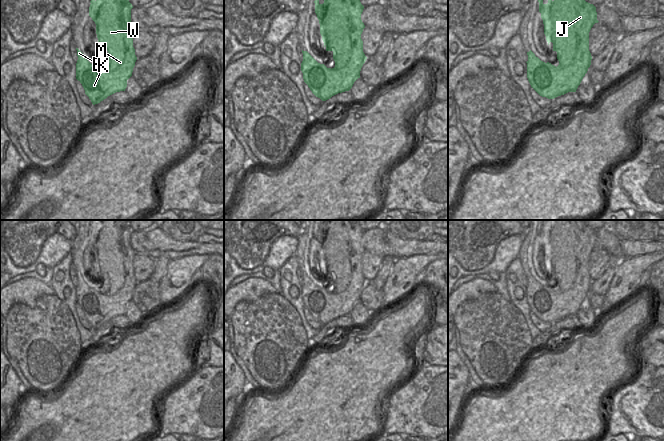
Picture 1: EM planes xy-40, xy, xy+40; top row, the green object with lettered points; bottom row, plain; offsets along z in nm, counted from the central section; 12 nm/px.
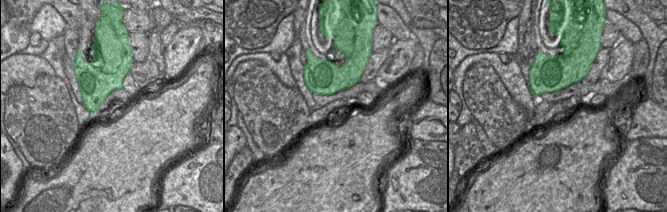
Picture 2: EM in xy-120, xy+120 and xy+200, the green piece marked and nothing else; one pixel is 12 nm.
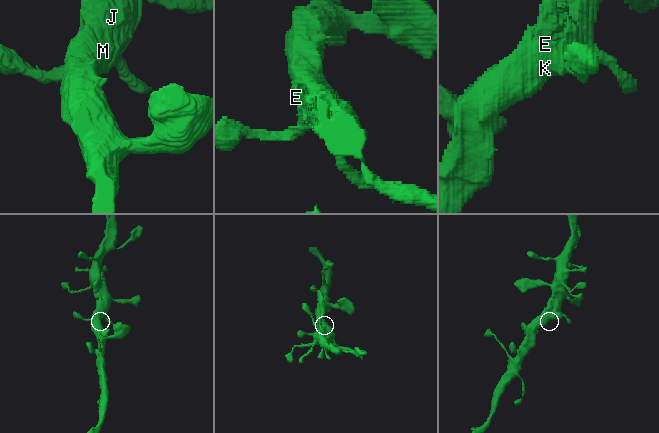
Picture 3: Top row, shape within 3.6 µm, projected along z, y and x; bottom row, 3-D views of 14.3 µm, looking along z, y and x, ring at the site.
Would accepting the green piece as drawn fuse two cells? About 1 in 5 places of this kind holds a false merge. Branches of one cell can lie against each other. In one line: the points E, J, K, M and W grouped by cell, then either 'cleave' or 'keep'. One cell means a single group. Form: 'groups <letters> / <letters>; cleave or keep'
groups E J K M W; keep

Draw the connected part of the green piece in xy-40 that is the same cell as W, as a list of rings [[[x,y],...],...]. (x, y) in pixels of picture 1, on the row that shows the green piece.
[[[91,0],[90,3],[89,16],[96,24],[101,52],[108,52],[109,67],[100,69],[91,64],[76,48],[76,79],[95,105],[116,92],[125,91],[137,60],[133,47],[136,28],[131,23],[133,6],[129,0]]]

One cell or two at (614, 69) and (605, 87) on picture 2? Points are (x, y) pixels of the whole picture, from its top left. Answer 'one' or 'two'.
two

